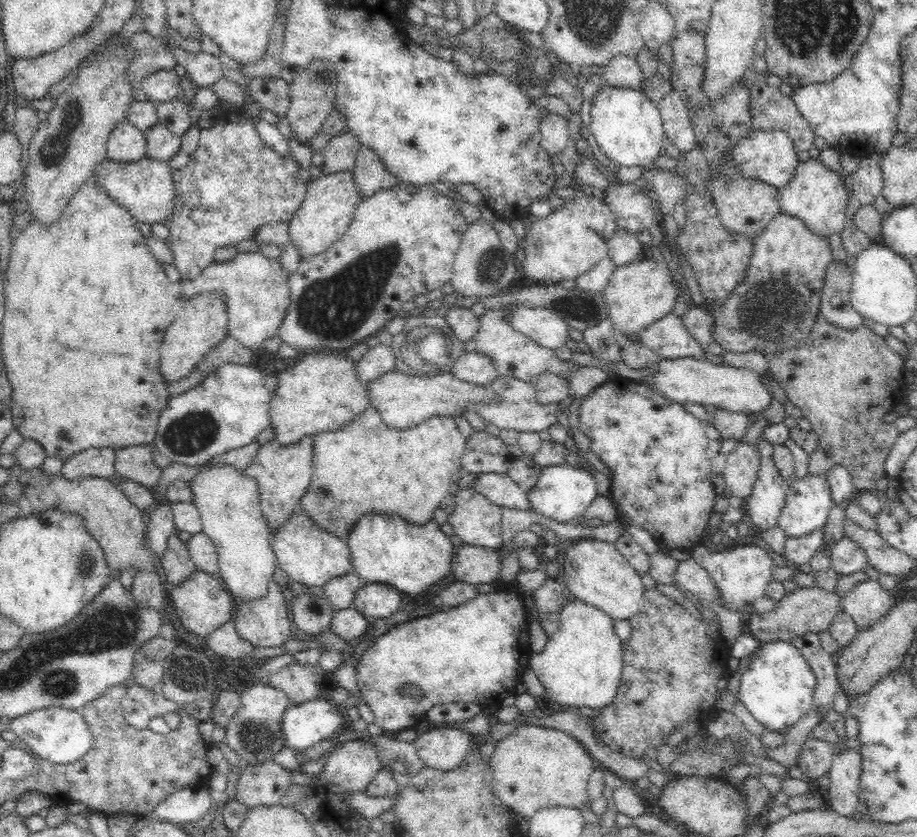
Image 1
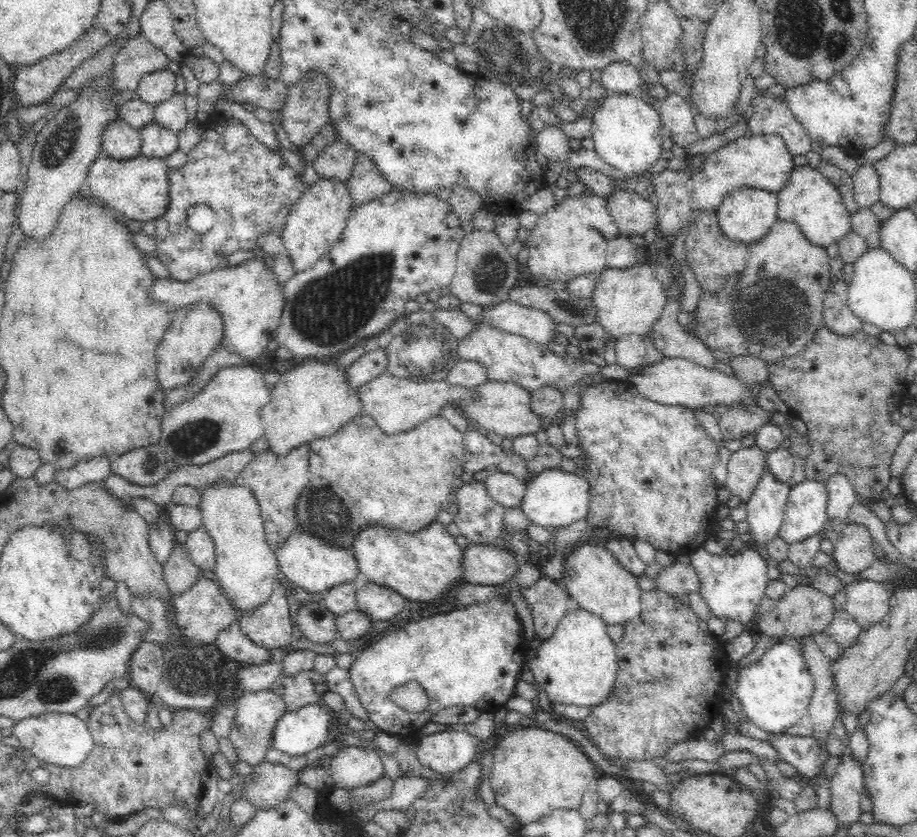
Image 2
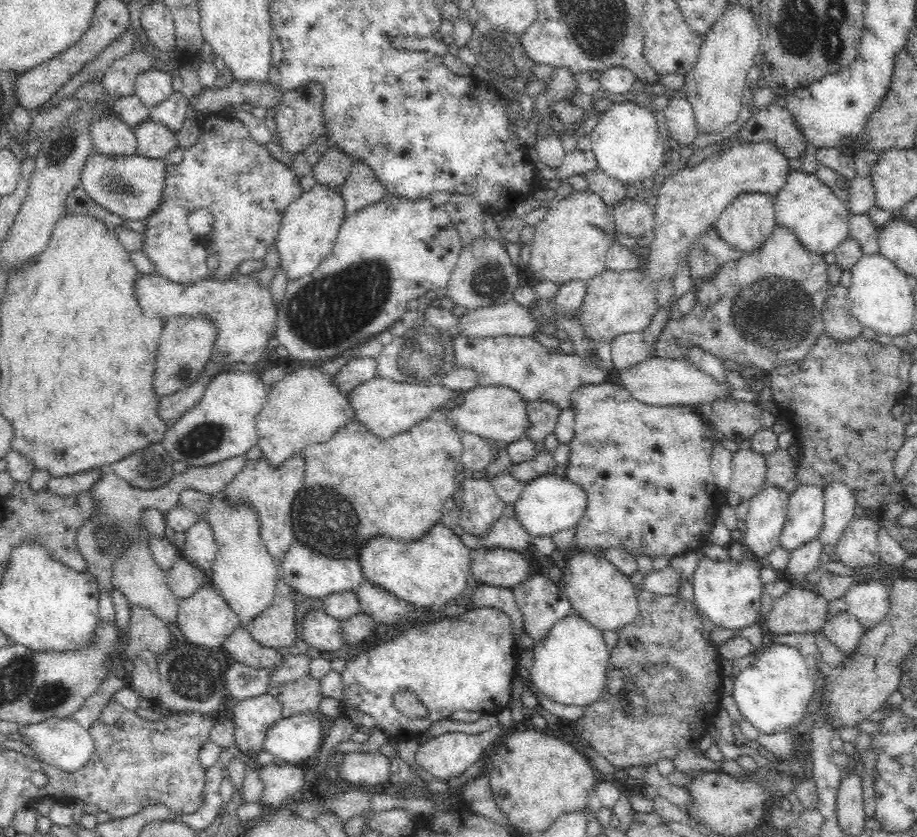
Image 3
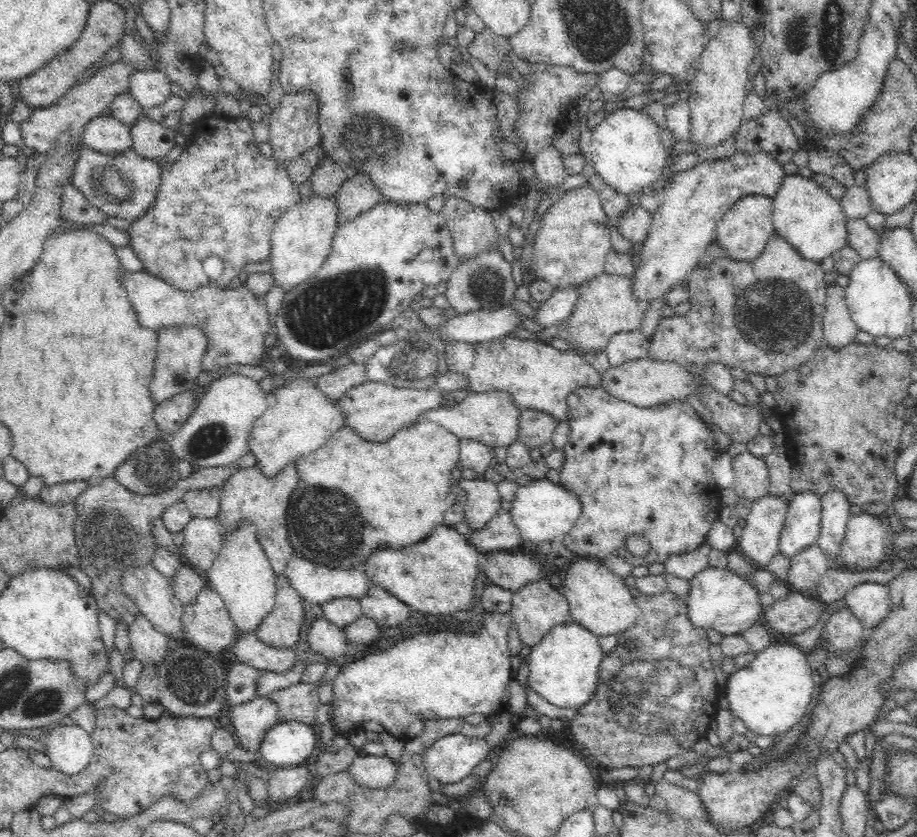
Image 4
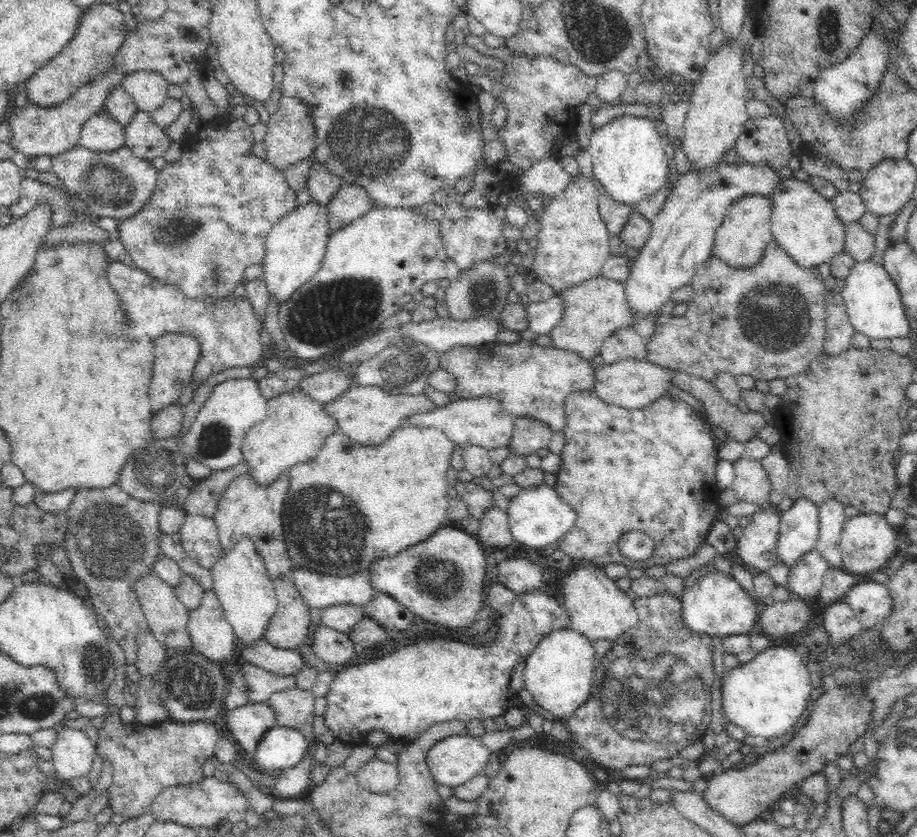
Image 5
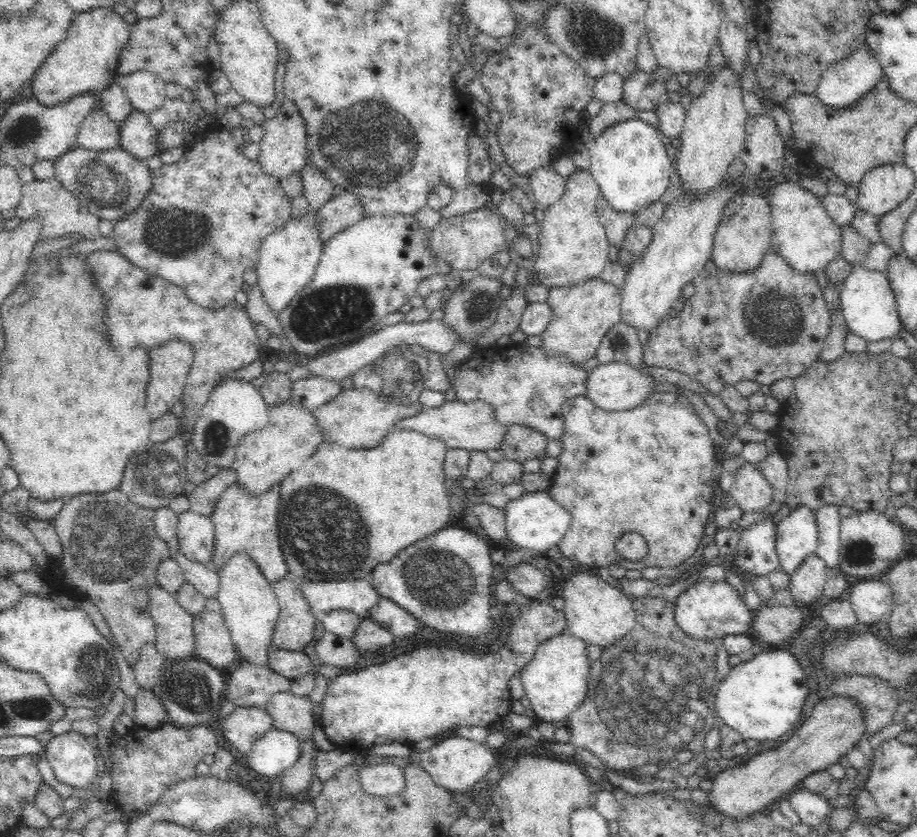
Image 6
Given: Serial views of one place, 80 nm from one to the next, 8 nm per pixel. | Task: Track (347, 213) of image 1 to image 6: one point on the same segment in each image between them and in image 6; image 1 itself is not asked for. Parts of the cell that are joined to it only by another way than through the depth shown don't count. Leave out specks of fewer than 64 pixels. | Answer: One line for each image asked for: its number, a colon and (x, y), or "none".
2: (316, 221)
3: (309, 227)
4: (302, 237)
5: (294, 249)
6: (288, 257)

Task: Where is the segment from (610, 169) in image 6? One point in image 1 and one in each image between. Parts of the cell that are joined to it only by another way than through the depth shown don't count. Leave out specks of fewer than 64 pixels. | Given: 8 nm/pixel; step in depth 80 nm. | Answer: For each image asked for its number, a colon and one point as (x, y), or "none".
1: (627, 126)
2: (625, 128)
3: (626, 142)
4: (626, 151)
5: (628, 160)

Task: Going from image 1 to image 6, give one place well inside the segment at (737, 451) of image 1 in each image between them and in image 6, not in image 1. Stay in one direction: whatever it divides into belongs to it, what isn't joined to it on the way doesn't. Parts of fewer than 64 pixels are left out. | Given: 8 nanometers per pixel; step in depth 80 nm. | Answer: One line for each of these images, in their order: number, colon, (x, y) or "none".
2: (745, 467)
3: (749, 468)
4: (751, 482)
5: (751, 484)
6: (751, 491)

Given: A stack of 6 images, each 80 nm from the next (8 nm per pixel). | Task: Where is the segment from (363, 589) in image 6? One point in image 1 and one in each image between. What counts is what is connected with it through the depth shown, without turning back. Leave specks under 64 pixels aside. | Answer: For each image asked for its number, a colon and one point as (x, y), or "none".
1: (307, 553)
2: (305, 560)
3: (312, 574)
4: (316, 583)
5: (318, 590)

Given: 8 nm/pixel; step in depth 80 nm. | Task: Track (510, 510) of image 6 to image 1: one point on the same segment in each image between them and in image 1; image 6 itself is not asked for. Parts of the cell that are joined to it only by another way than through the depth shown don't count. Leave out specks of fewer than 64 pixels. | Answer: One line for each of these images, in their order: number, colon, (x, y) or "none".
1: (562, 492)
2: (553, 498)
3: (549, 503)
4: (541, 510)
5: (538, 517)

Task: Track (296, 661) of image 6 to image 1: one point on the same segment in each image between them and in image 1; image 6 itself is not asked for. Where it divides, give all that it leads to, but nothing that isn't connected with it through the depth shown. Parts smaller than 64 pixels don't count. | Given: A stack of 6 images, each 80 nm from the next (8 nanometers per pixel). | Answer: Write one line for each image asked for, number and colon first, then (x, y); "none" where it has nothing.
1: (224, 641)
2: (233, 642)
3: (241, 644)
4: (250, 650)
5: (281, 661)

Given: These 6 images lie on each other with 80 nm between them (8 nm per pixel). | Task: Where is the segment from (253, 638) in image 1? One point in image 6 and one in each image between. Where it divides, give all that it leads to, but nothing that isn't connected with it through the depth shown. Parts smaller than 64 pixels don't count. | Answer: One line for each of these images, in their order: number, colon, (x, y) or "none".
2: (270, 625)
3: (275, 628)
4: (282, 627)
5: (288, 628)
6: (294, 628)

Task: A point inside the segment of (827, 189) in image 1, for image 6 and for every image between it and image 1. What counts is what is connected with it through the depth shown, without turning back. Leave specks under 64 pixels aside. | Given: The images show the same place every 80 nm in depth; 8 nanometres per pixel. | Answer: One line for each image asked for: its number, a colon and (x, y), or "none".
2: (809, 199)
3: (806, 206)
4: (804, 214)
5: (803, 223)
6: (802, 233)

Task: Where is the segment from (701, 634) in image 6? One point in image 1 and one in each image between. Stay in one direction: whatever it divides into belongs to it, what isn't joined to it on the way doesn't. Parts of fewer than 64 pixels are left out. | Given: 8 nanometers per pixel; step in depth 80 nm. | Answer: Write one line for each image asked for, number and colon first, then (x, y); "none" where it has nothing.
1: (741, 573)
2: (732, 585)
3: (728, 593)
4: (719, 598)
5: (715, 604)

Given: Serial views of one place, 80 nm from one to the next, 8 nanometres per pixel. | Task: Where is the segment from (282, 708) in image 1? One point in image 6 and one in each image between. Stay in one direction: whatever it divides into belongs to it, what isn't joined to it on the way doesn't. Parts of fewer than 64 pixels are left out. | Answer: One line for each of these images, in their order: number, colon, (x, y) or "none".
2: (257, 713)
3: (252, 717)
4: (251, 720)
5: (248, 724)
6: (243, 727)

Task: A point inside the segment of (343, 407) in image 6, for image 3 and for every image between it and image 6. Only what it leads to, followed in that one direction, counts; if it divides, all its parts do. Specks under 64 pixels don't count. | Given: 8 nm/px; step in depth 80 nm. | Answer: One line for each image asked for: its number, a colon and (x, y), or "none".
3: (387, 408)
4: (376, 410)
5: (367, 414)

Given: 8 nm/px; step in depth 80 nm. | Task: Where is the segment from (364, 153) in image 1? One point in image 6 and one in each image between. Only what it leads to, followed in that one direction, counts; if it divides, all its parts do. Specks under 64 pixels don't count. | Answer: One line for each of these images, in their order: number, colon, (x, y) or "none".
2: (365, 183)
3: (361, 188)
4: (357, 194)
5: (351, 201)
6: (344, 208)

